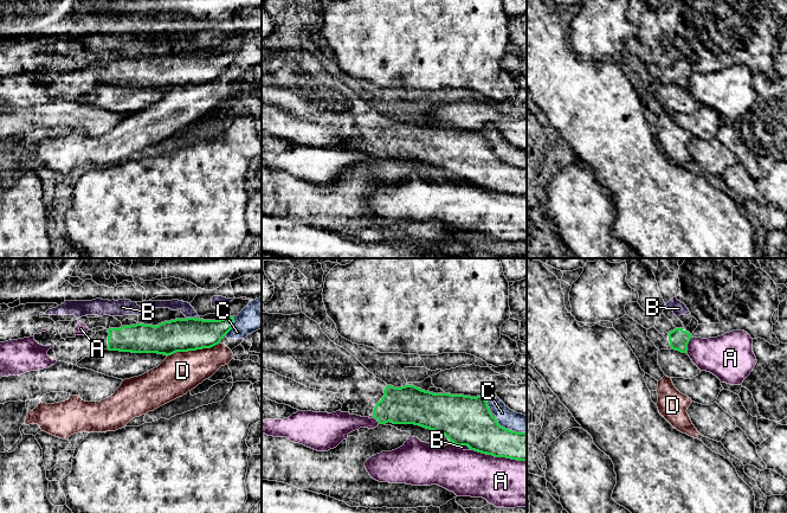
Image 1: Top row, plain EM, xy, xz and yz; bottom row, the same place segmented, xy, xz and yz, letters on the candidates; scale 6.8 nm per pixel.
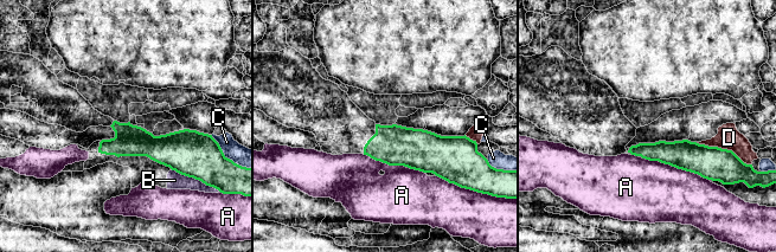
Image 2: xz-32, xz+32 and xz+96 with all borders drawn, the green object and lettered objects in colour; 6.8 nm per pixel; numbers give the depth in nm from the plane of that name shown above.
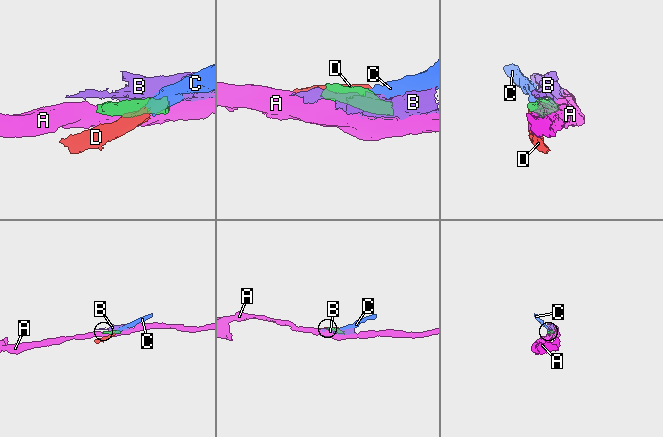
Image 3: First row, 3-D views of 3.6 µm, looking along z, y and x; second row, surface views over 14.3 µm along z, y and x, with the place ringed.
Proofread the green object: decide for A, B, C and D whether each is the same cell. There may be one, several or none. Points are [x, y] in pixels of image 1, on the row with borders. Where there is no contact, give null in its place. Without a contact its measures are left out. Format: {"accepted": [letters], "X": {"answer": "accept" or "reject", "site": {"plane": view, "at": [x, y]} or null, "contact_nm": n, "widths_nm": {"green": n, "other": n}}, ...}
{"accepted": [], "A": {"answer": "reject", "site": {"plane": "xz", "at": [498, 456]}, "contact_nm": 380, "widths_nm": {"green": 280, "other": 340}}, "B": {"answer": "reject", "site": {"plane": "xy", "at": [191, 318]}, "contact_nm": 50, "widths_nm": {"green": 220, "other": 80}}, "C": {"answer": "reject", "site": {"plane": "xy", "at": [232, 326]}, "contact_nm": 150, "widths_nm": {"green": 200, "other": 200}}, "D": {"answer": "reject", "site": {"plane": "xy", "at": [192, 350]}, "contact_nm": 360, "widths_nm": {"green": 220, "other": 280}}}

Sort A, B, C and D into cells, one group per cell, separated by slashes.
A / B / C D

